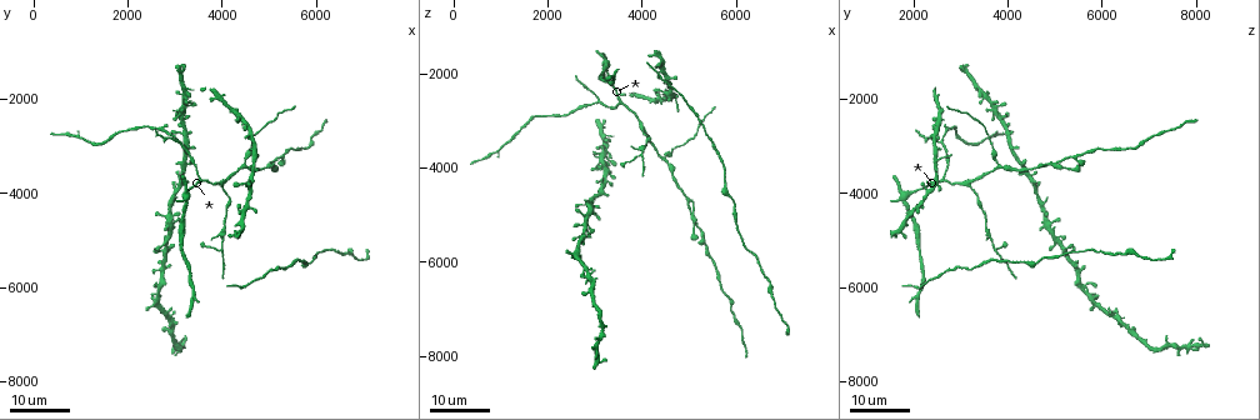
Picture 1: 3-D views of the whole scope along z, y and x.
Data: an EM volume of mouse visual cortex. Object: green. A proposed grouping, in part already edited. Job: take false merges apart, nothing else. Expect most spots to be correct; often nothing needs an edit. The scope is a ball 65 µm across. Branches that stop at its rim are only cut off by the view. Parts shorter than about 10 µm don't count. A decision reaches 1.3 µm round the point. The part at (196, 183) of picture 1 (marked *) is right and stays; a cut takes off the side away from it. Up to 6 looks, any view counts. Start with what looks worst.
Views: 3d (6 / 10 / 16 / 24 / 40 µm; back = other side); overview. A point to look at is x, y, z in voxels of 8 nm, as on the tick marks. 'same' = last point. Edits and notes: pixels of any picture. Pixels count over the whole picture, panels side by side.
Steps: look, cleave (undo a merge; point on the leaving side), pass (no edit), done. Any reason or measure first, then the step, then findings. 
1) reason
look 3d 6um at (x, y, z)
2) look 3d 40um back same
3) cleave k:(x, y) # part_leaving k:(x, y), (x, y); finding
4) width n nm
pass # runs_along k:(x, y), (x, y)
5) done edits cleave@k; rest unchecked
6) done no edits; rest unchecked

look 3d 16um at (4550, 3350, 3750)

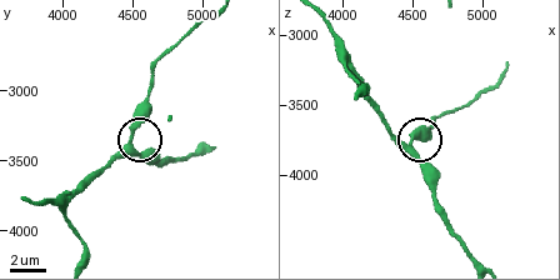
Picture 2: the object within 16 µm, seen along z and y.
look 3d 6um at (4480, 3360, 3780)

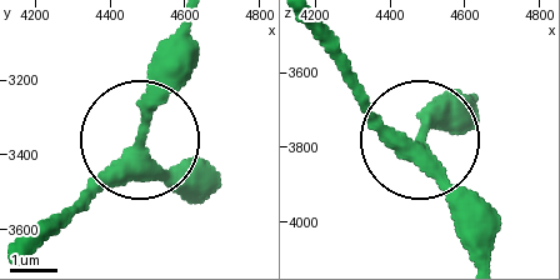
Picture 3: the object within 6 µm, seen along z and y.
look 3d 6um back at (4480, 3360, 3790)

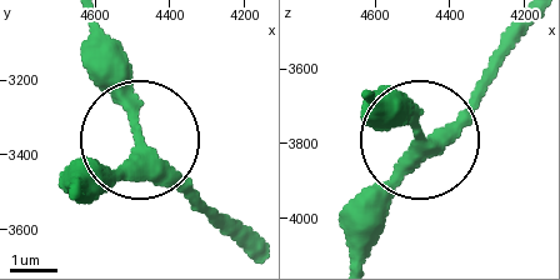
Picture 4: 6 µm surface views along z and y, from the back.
pass # runs_along 4:(531, 25), (433, 129), (420, 133), (389, 101); one cell here

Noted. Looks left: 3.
look 3d 24um at (4050, 3800, 3250)

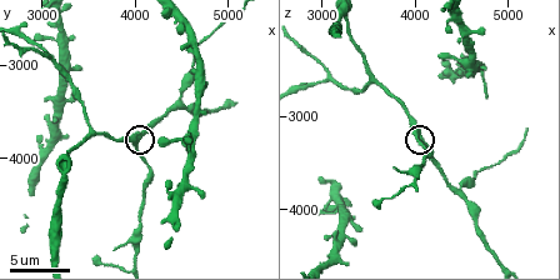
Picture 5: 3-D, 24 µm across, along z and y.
look 3d 10um same

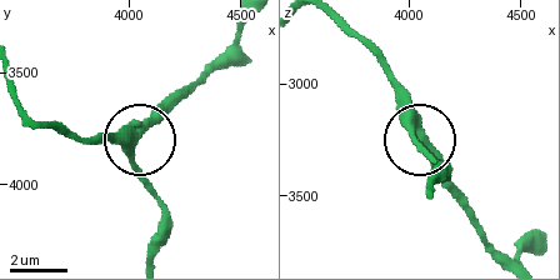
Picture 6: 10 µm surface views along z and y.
pass # runs_along 6:(336, 20), (379, 63), (399, 113), (434, 161); all the same cell

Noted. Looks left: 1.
arms part here
look 3d 10um at (3550, 3700, 2650)

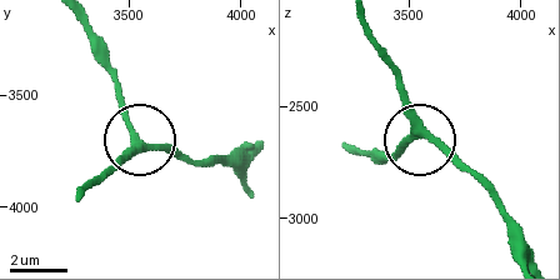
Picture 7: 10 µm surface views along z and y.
side_arm 56 um; arms 3
pass # all the same cell

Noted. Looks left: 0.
done no edits; rest unchecked

